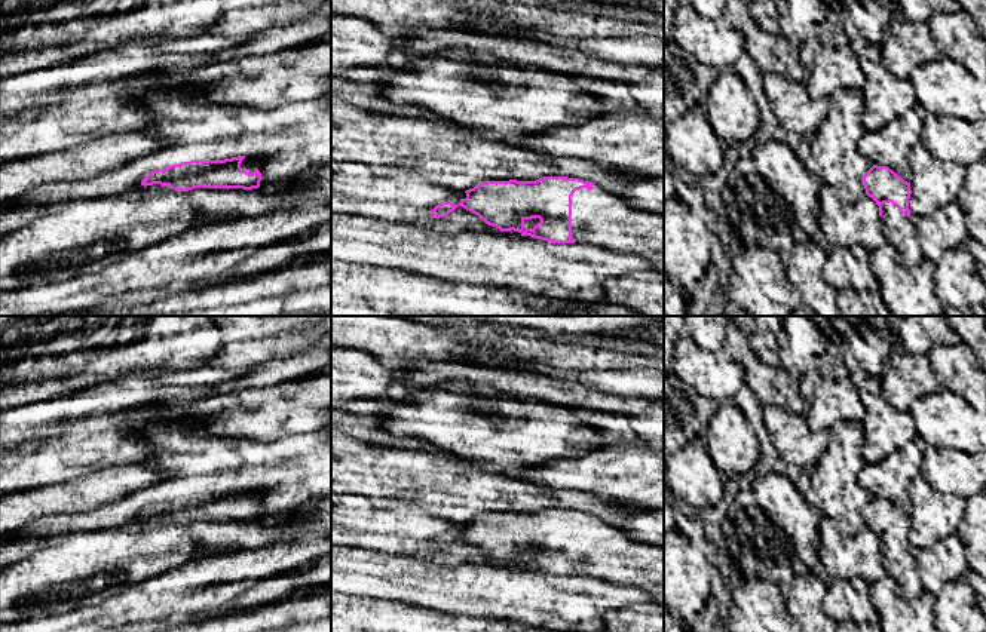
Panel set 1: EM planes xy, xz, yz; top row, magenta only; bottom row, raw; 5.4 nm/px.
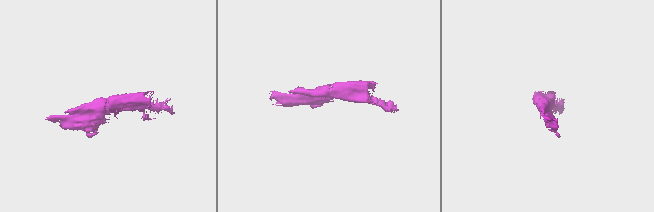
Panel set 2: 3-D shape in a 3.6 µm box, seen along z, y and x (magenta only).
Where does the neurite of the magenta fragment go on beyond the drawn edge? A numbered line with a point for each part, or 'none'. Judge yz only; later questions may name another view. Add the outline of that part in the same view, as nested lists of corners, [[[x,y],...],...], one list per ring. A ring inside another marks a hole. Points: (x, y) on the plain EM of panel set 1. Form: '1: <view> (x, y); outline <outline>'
1: yz (899, 563); outline [[[889,534],[882,537],[881,552],[882,565],[887,574],[898,583],[898,595],[901,598],[918,598],[925,592],[918,574],[918,562],[907,547],[901,546],[900,542]]]

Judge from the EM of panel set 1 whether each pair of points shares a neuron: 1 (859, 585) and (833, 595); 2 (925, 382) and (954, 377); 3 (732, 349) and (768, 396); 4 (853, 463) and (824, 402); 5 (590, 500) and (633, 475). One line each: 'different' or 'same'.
1: same
2: different
3: same
4: different
5: different

